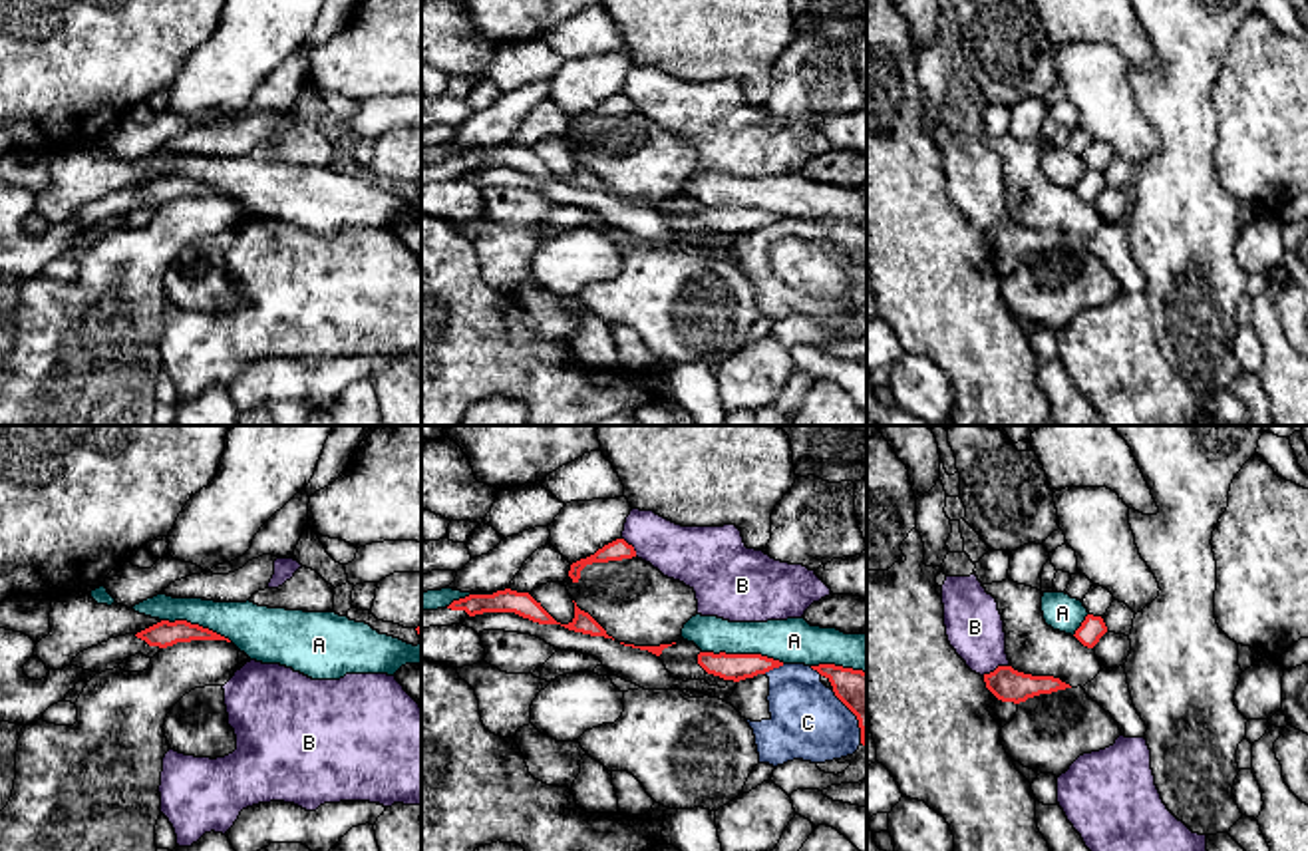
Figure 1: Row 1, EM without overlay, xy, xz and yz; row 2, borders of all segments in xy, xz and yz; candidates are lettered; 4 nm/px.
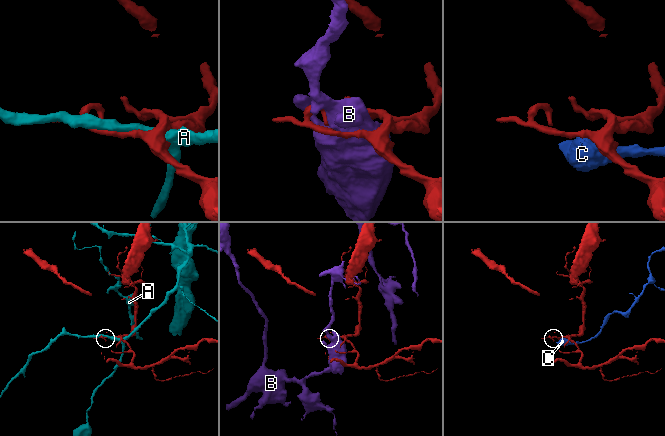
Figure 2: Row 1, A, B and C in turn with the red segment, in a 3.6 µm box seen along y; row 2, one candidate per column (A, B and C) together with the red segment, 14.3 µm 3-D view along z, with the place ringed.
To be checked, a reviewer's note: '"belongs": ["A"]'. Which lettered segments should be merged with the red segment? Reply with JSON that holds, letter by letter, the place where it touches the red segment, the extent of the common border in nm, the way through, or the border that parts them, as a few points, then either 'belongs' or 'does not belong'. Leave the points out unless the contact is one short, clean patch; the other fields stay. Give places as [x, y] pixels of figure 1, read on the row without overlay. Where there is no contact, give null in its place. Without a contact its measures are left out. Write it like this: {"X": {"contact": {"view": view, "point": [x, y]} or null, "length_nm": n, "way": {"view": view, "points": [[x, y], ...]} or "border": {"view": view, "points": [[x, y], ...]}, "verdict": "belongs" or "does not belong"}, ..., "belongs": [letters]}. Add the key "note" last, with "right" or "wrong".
{"A": {"contact": {"view": "xz", "point": [744, 209]}, "length_nm": 340, "verdict": "does not belong"}, "B": {"contact": {"view": "yz", "point": [998, 221]}, "length_nm": 130, "verdict": "does not belong"}, "C": {"contact": {"view": "xz", "point": [774, 221]}, "length_nm": 90, "verdict": "does not belong"}, "belongs": [], "note": "wrong"}

